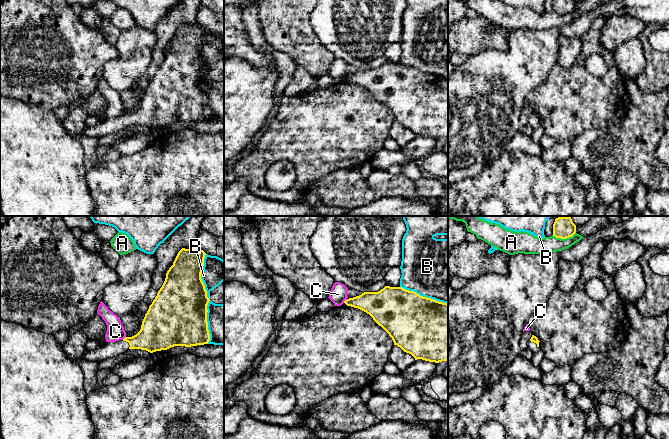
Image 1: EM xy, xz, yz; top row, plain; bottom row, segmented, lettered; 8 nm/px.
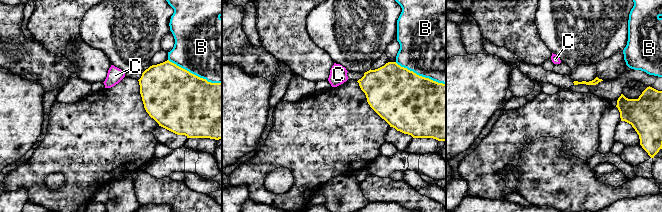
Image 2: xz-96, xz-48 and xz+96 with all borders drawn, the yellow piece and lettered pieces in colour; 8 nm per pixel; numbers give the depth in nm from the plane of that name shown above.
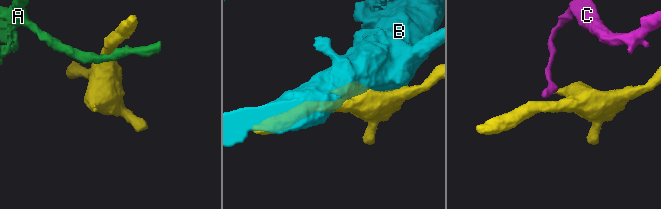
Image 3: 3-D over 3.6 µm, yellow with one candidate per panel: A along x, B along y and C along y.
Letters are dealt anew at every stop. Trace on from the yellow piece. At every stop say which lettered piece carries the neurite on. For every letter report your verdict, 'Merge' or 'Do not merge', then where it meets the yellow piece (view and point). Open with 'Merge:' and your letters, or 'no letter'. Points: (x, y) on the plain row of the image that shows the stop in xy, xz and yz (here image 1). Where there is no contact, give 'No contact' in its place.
Merge: no letter
A: Do not merge. Touches yellow at yz (563, 14)
B: Do not merge. Touches yellow at xy (209, 75)
C: Do not merge. Touches yellow at xz (345, 76)

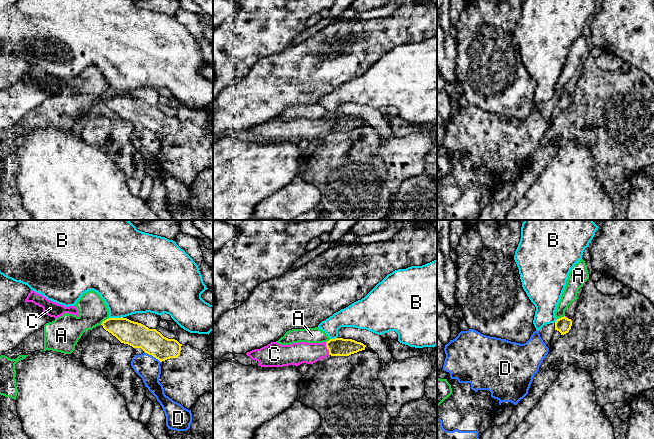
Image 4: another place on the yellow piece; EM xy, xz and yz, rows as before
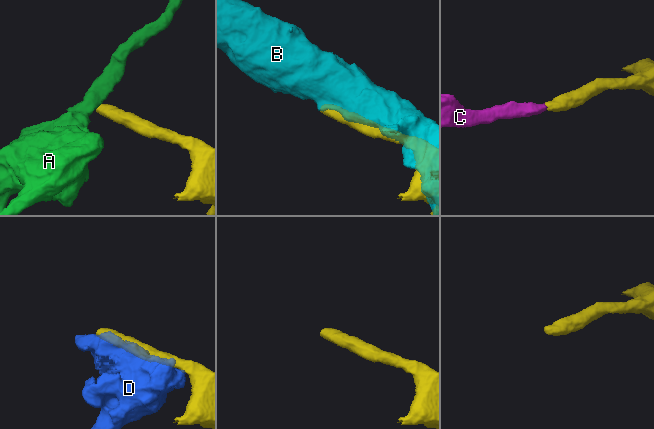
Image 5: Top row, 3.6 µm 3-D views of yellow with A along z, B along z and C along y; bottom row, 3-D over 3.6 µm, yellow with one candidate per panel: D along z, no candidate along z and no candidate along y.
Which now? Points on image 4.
Merge: C
A: Do not merge. Touches yellow at xy (105, 96)
B: Do not merge. Touches yellow at xy (115, 94)
C: Merge. Touches yellow at xz (327, 124)
D: Do not merge. Touches yellow at xy (152, 131)

